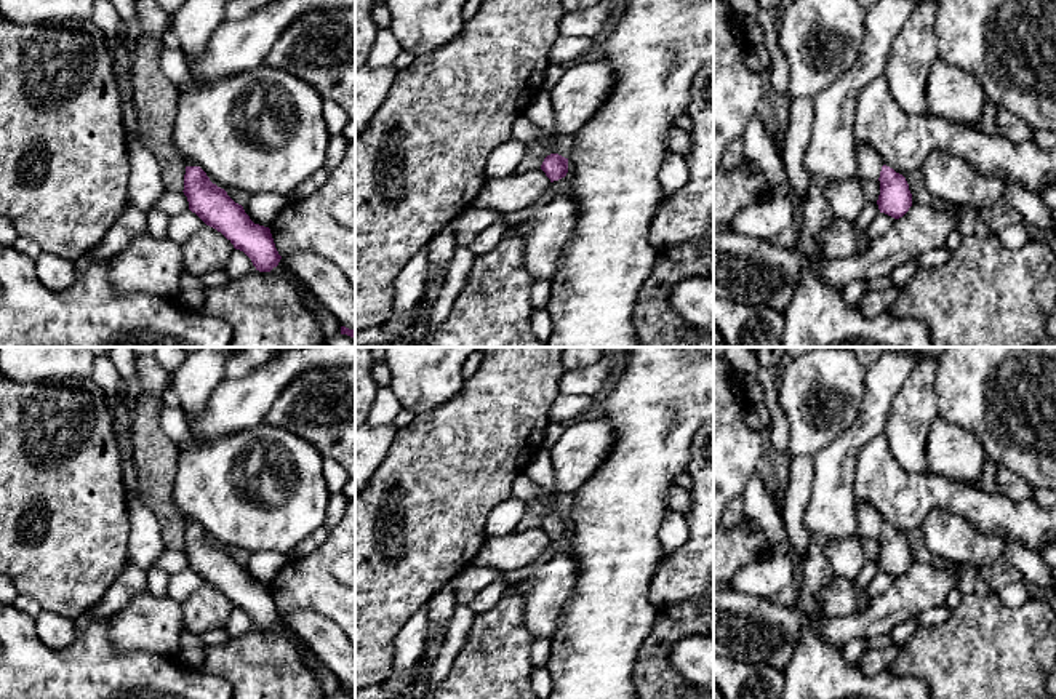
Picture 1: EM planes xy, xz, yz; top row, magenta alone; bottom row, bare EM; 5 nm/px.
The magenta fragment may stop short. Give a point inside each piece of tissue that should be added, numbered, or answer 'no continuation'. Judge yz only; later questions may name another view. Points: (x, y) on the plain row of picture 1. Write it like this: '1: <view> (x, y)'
1: yz (869, 523)

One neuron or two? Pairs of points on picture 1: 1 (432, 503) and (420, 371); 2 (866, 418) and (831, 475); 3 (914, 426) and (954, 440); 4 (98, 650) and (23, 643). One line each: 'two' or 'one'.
1: two
2: one
3: two
4: one

